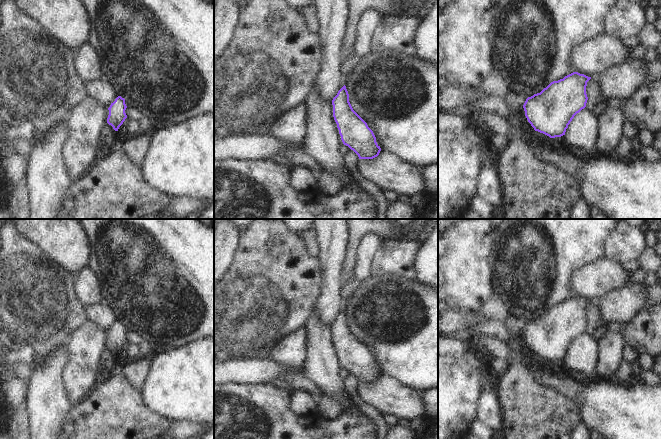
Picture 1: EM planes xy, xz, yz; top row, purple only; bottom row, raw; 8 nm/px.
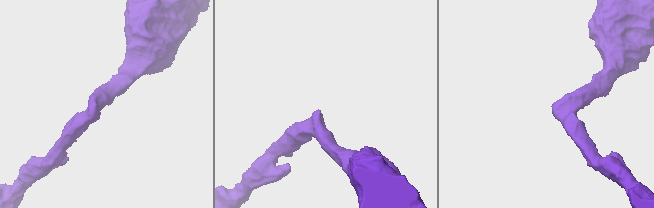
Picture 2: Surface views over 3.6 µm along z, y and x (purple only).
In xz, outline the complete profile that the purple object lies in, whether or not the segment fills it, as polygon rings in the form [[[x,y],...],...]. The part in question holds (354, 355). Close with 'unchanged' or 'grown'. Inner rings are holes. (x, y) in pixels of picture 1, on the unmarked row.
[[[344,309],[332,324],[333,341],[344,369],[353,374],[359,383],[373,383],[381,375],[373,355],[353,334]]]; unchanged

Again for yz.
[[[573,296],[528,321],[523,332],[534,354],[550,362],[565,359],[574,340],[586,331],[586,310],[590,303]]]; unchanged

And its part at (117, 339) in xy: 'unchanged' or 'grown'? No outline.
unchanged

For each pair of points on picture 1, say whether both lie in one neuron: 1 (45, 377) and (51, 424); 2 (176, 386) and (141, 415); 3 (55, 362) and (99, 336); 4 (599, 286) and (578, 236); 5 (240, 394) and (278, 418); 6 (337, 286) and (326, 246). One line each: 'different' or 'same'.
1: same
2: different
3: different
4: different
5: same
6: same

